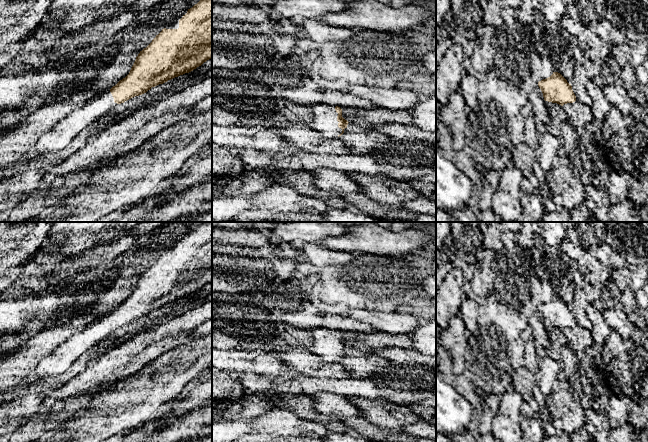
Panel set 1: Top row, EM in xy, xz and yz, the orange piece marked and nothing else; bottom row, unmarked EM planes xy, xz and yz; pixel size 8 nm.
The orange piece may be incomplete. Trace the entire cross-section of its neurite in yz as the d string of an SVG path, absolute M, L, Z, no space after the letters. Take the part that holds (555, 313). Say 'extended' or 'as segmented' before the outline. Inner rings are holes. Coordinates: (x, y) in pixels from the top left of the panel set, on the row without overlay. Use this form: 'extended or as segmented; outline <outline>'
as segmented; outline M558 296L538 306L545 325L557 327L561 330L576 325L571 308Z

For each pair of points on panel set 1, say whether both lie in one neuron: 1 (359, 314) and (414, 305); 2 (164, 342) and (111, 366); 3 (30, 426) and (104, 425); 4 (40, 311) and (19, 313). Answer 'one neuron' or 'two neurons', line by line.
1: two neurons
2: one neuron
3: two neurons
4: one neuron

